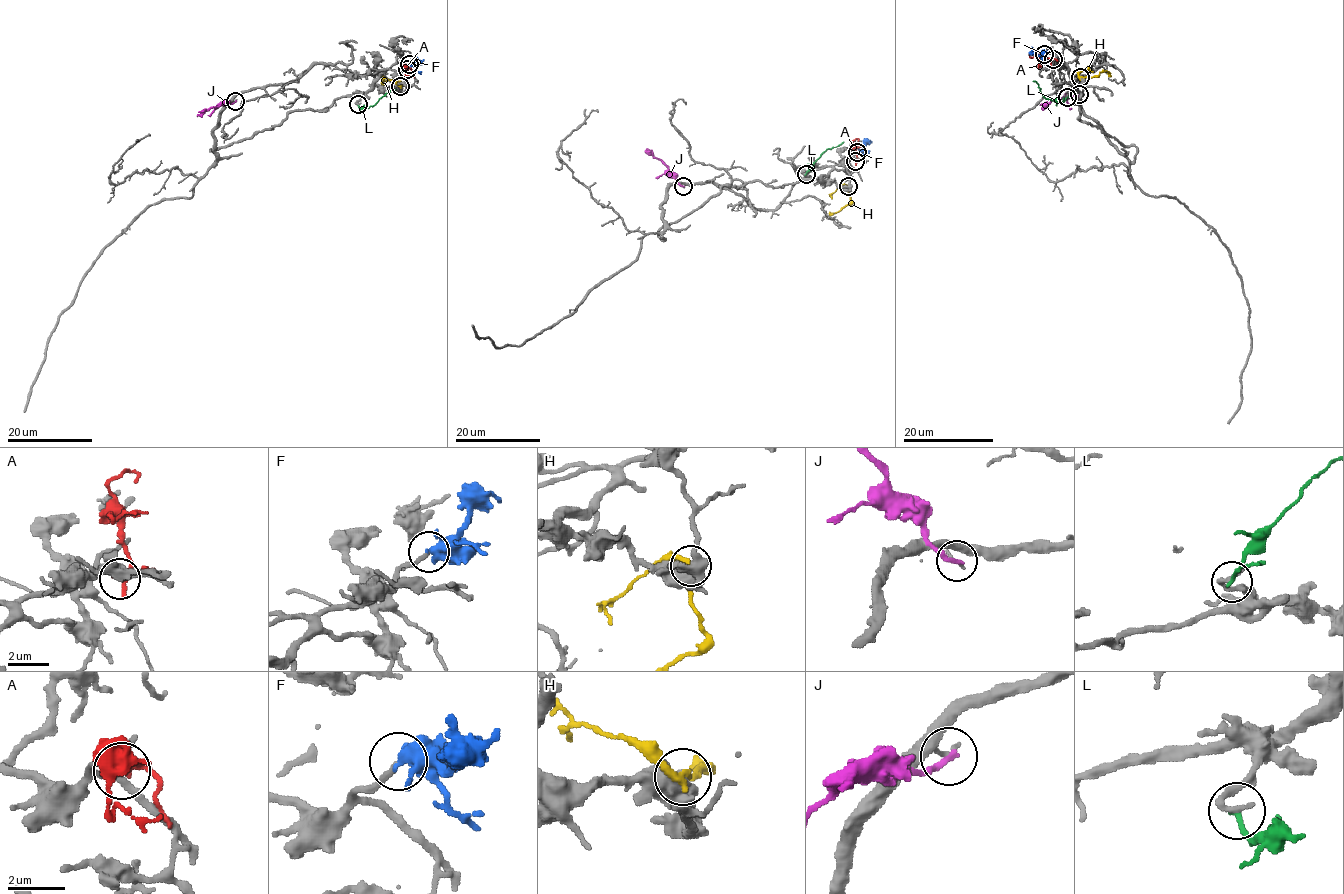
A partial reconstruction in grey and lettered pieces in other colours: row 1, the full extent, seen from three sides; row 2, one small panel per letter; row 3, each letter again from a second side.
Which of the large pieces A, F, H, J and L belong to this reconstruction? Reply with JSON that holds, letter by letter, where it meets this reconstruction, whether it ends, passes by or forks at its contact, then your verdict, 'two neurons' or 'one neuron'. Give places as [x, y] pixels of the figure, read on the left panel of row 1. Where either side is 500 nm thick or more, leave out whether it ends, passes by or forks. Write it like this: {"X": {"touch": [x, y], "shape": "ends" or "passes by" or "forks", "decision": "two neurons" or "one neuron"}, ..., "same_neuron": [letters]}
{"A": {"touch": [407, 69], "shape": "passes by", "decision": "two neurons"}, "F": {"touch": [409, 64], "shape": "passes by", "decision": "one neuron"}, "H": {"touch": [400, 86], "decision": "two neurons"}, "J": {"touch": [235, 101], "shape": "ends", "decision": "two neurons"}, "L": {"touch": [358, 104], "shape": "ends", "decision": "two neurons"}, "same_neuron": ["F"]}

